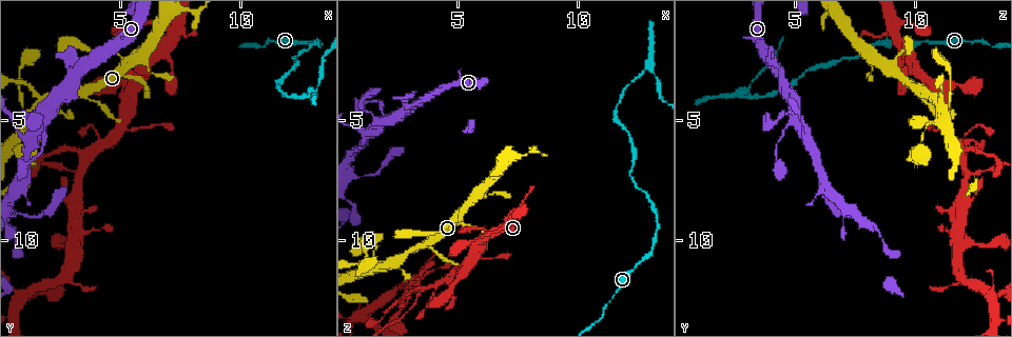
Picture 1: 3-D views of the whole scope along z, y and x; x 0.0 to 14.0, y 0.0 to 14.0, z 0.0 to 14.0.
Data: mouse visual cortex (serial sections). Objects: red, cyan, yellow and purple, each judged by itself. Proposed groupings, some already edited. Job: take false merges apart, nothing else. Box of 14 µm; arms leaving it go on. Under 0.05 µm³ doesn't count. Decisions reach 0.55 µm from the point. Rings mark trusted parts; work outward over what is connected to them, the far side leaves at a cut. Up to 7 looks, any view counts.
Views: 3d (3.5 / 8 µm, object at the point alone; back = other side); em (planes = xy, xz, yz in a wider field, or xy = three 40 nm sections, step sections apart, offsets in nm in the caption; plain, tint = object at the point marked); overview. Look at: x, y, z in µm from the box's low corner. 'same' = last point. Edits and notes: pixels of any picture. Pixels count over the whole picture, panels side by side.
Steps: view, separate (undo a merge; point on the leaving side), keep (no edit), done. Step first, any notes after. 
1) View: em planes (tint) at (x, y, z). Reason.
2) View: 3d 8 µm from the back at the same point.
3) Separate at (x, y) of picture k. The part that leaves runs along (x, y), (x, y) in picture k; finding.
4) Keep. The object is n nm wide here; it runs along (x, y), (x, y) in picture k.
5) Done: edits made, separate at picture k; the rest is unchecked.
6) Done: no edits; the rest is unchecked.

View: 3d 8 µm at (3.3, 7.2, 12.5). Abrupt turn.

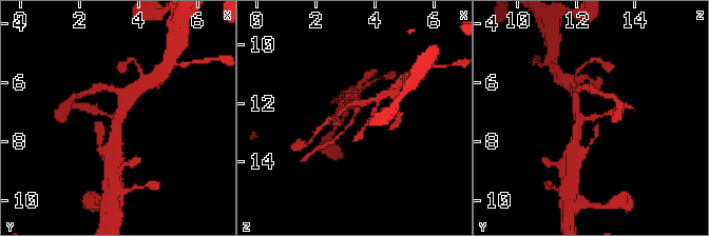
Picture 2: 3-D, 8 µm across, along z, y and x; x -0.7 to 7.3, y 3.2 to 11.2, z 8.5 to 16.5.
View: 3d 3.5 µm at (3.3, 7.2, 12.4).

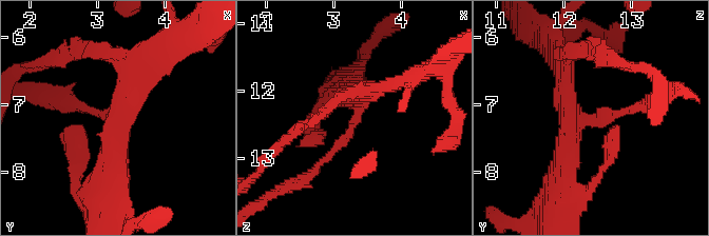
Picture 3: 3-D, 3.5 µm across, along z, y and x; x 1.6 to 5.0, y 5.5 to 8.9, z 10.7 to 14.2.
Keep. It runs along (372, 92), (308, 176) in picture 3; all the same cell.

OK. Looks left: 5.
View: 3d 3.5 µm at (1.5, 4.8, 11.1). Four or more arms meet.

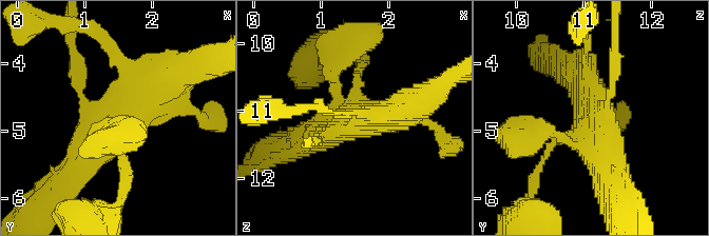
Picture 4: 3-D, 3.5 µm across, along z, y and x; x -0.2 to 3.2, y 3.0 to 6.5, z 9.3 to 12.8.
View: em xy step 3 (tint) at (1.55, 4.70, 11.20). Need the tissue.

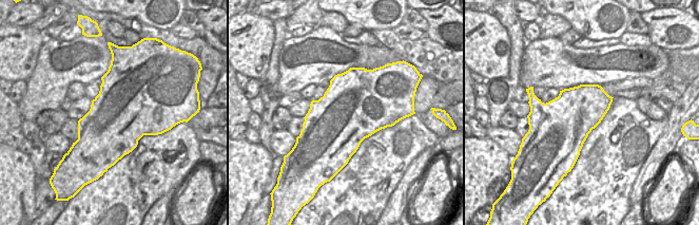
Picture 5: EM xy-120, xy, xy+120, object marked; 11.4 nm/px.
Keep. It runs along (177, 74), (128, 106), (82, 164) in picture 4; all the same cell.

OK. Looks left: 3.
View: 3d 8 µm from the back at (1.3, 5.9, 5.5). Three arms meet.

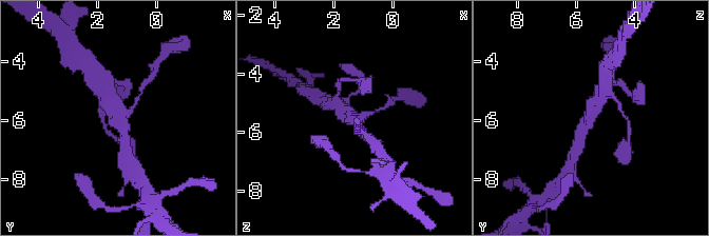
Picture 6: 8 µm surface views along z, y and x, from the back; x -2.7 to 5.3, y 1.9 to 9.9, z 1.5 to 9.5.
View: 3d 3.5 µm at (1.3, 5.9, 5.5). Zoom in.

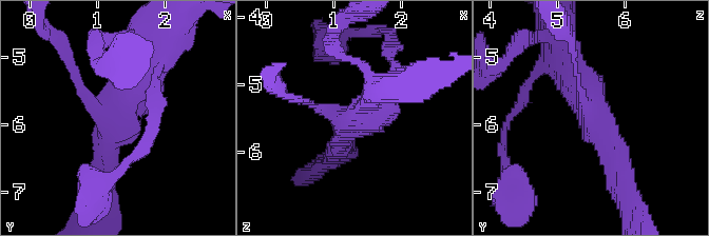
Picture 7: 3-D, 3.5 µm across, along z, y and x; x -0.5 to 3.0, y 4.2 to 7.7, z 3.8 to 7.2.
Keep. It runs along (563, 64), (620, 161), (620, 178) in picture 7; continuous, no second cell.

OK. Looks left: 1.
Done: no edits; the rest is unchecked.

